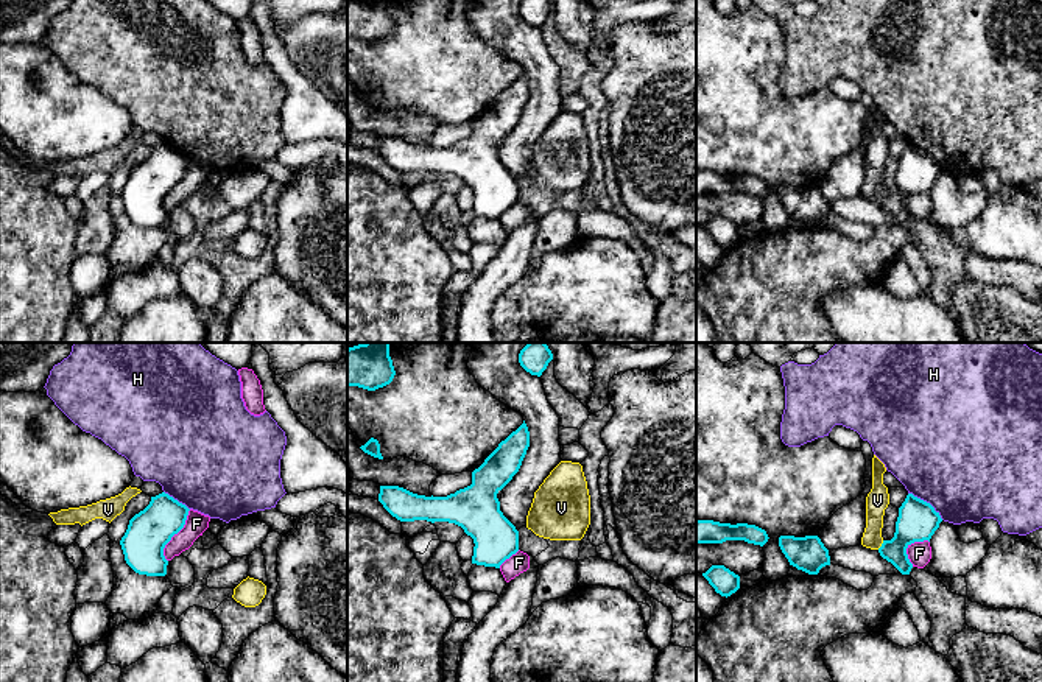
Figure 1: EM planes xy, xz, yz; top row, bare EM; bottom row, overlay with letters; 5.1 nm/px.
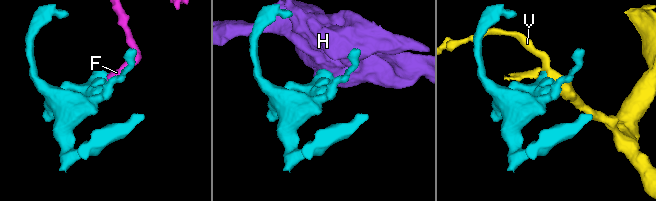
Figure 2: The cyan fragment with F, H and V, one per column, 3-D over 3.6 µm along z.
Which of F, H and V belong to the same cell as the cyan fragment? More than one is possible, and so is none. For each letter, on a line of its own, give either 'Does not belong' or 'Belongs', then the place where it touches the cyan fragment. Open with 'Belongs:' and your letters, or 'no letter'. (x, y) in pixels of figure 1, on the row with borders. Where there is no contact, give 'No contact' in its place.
Belongs: no letter
F: Does not belong. Touches cyan at xy (173, 534)
H: Does not belong. Touches cyan at yz (925, 502)
V: Does not belong. Touches cyan at yz (882, 545)

